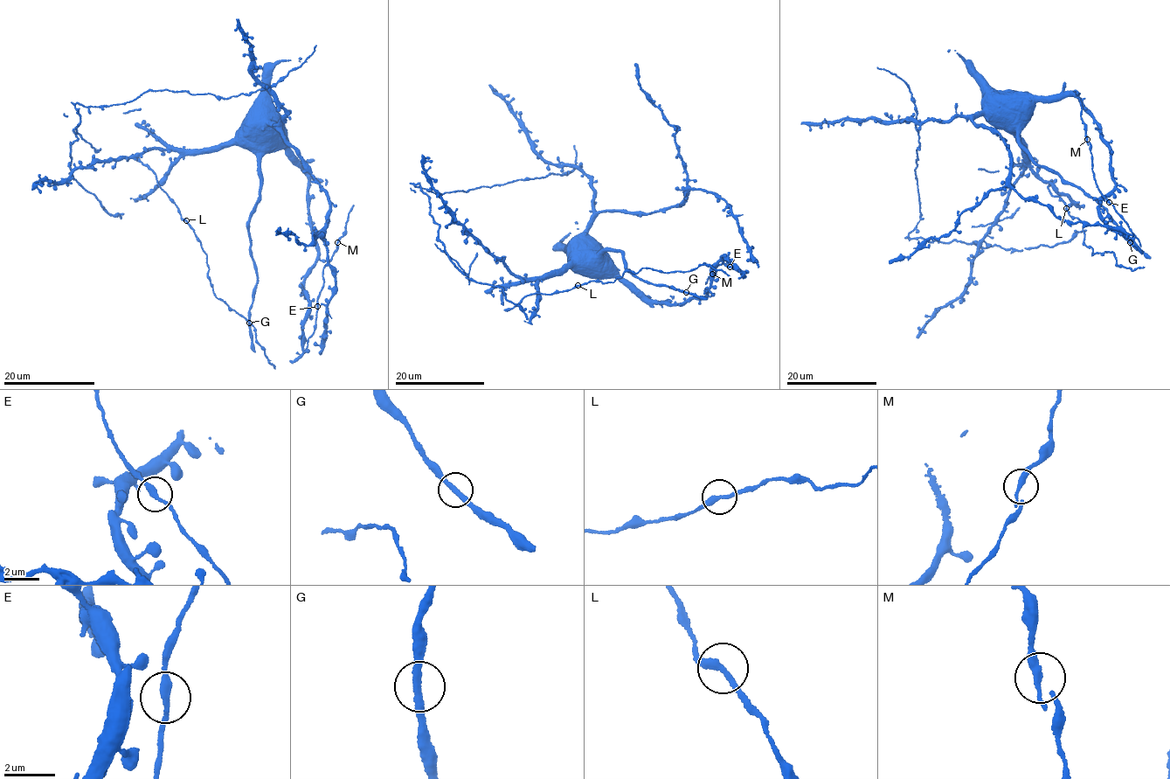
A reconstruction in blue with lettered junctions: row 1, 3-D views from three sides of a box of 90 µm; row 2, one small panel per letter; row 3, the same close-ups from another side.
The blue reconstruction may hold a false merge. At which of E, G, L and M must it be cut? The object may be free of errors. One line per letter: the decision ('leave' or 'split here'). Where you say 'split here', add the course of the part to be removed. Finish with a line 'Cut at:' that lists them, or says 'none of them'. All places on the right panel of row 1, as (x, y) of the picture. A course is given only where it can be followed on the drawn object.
E: leave
G: leave
L: split here
M: leave
Cut at: L

